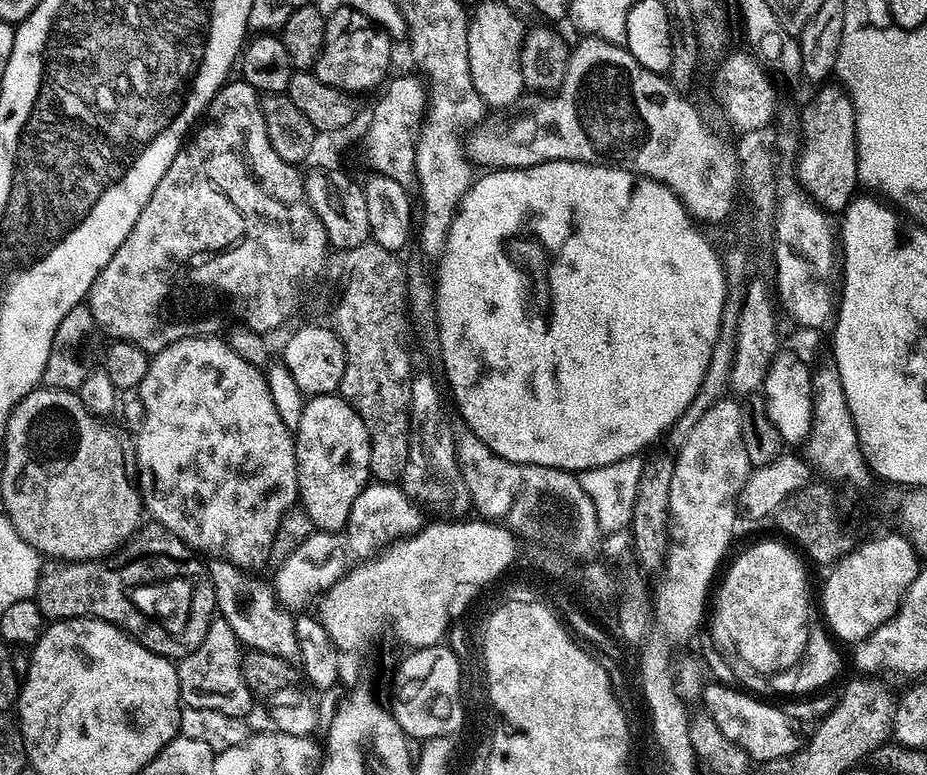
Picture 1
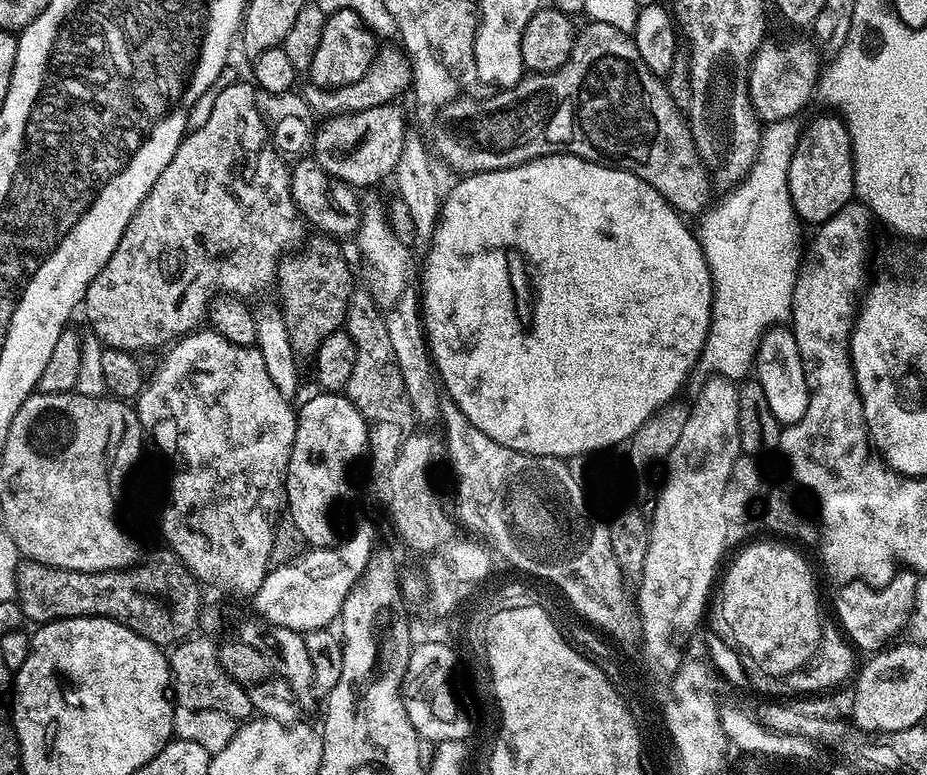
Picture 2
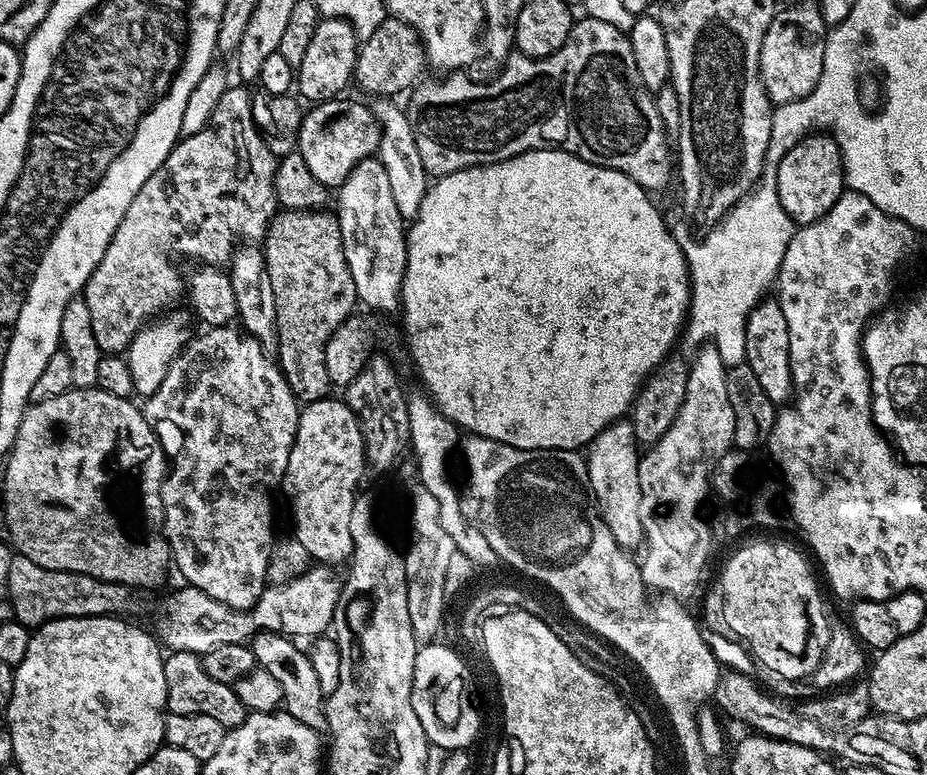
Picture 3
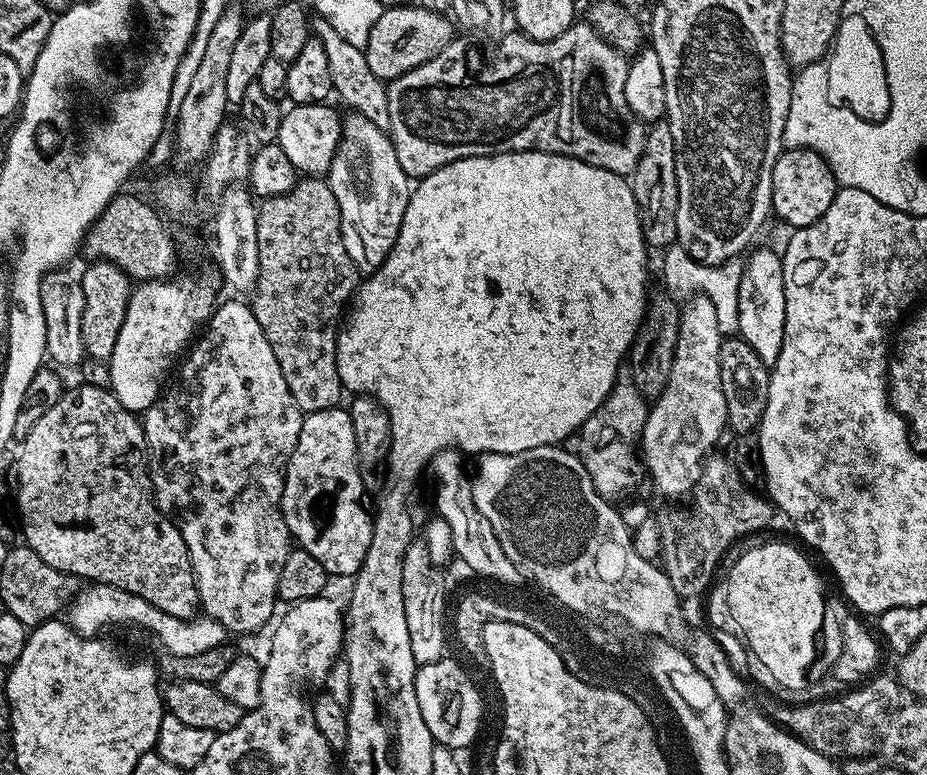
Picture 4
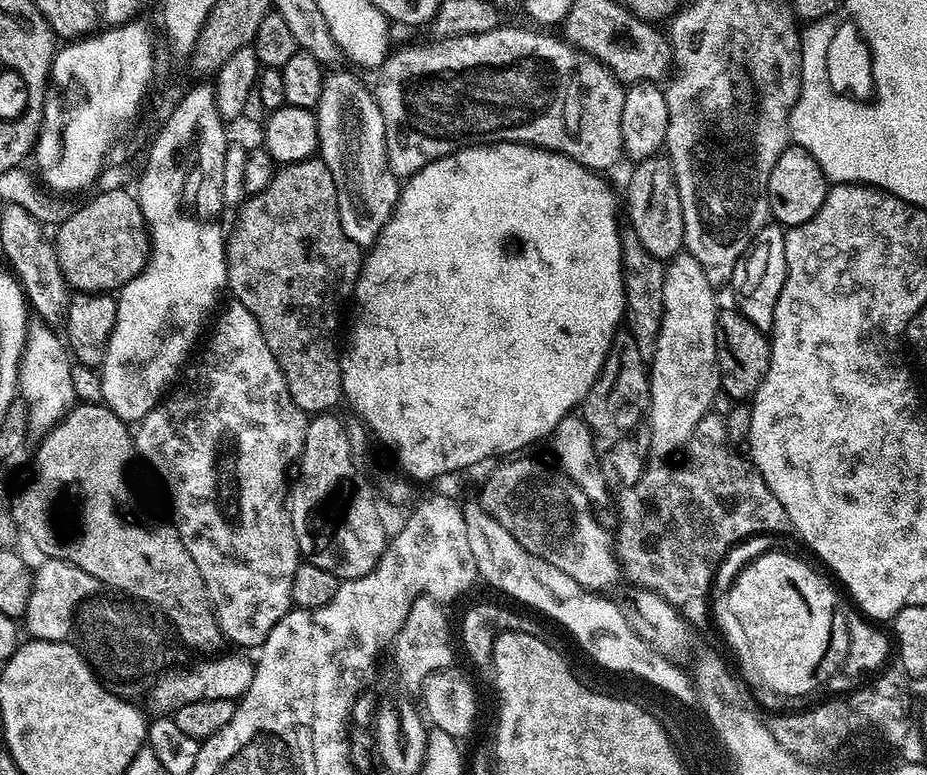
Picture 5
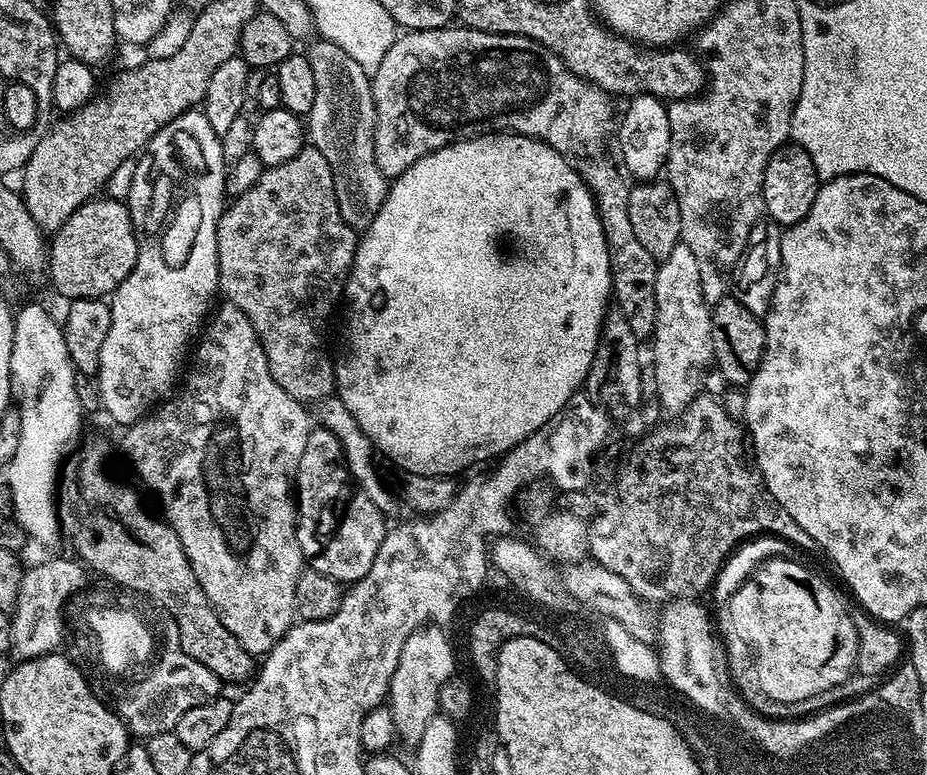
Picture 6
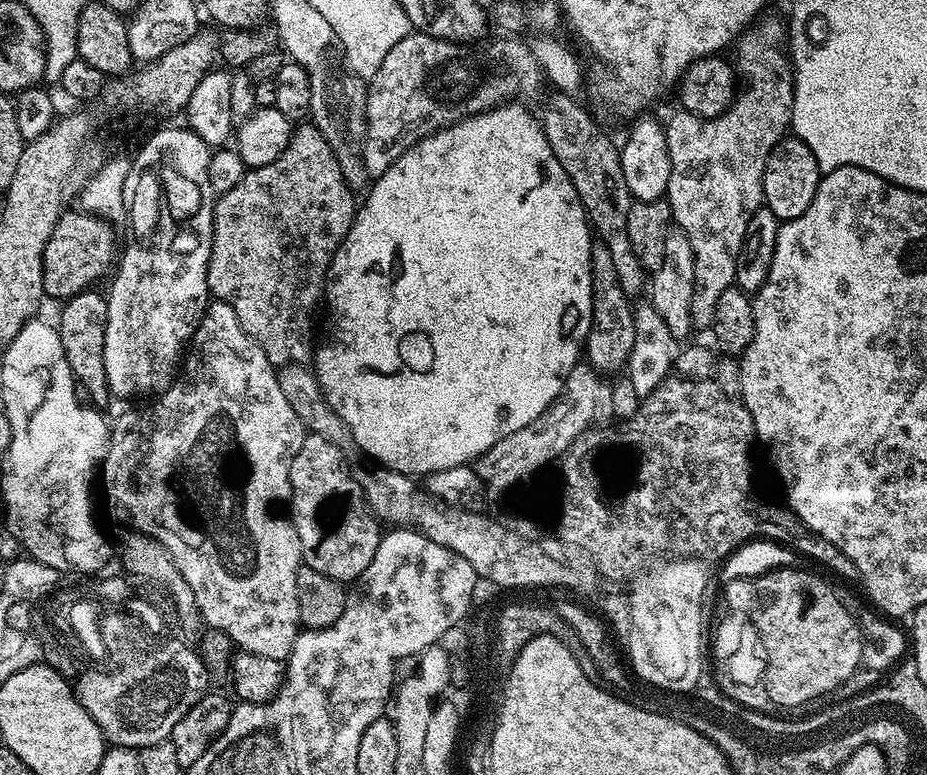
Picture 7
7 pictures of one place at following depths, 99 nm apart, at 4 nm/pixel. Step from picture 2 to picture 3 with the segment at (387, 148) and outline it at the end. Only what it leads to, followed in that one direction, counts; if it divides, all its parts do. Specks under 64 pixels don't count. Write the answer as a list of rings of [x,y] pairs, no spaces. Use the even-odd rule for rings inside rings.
[[[337,98],[315,105],[313,112],[305,111],[300,118],[300,131],[296,134],[296,148],[314,178],[329,190],[339,189],[340,183],[358,166],[369,159],[380,144],[381,128],[367,103],[355,104],[352,100]]]

